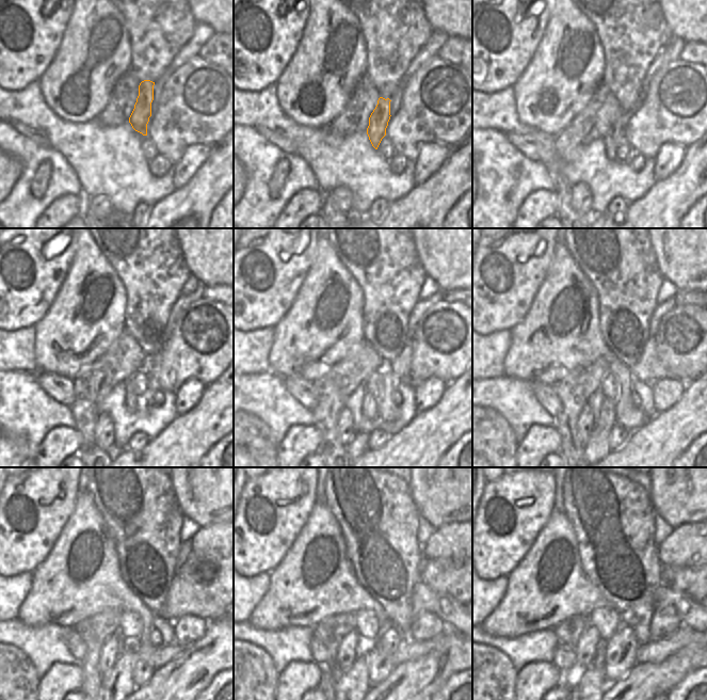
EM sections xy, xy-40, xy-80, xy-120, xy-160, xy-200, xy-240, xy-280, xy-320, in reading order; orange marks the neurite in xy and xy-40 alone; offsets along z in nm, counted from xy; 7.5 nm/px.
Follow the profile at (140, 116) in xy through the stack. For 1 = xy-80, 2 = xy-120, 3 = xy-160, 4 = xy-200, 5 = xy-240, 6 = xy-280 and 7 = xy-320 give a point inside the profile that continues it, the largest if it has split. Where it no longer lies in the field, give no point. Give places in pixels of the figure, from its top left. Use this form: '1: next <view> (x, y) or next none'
1: next xy-80 (619, 128)
2: next xy-120 (131, 404)
3: next xy-160 (369, 406)
4: next xy-200 (598, 444)
5: next xy-240 (117, 684)
6: next xy-280 (354, 684)
7: next xy-320 (593, 682)

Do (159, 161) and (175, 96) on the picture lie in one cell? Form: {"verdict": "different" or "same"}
{"verdict": "different"}

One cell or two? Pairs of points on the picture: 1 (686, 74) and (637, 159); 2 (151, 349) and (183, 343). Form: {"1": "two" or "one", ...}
{"1": "two", "2": "two"}

